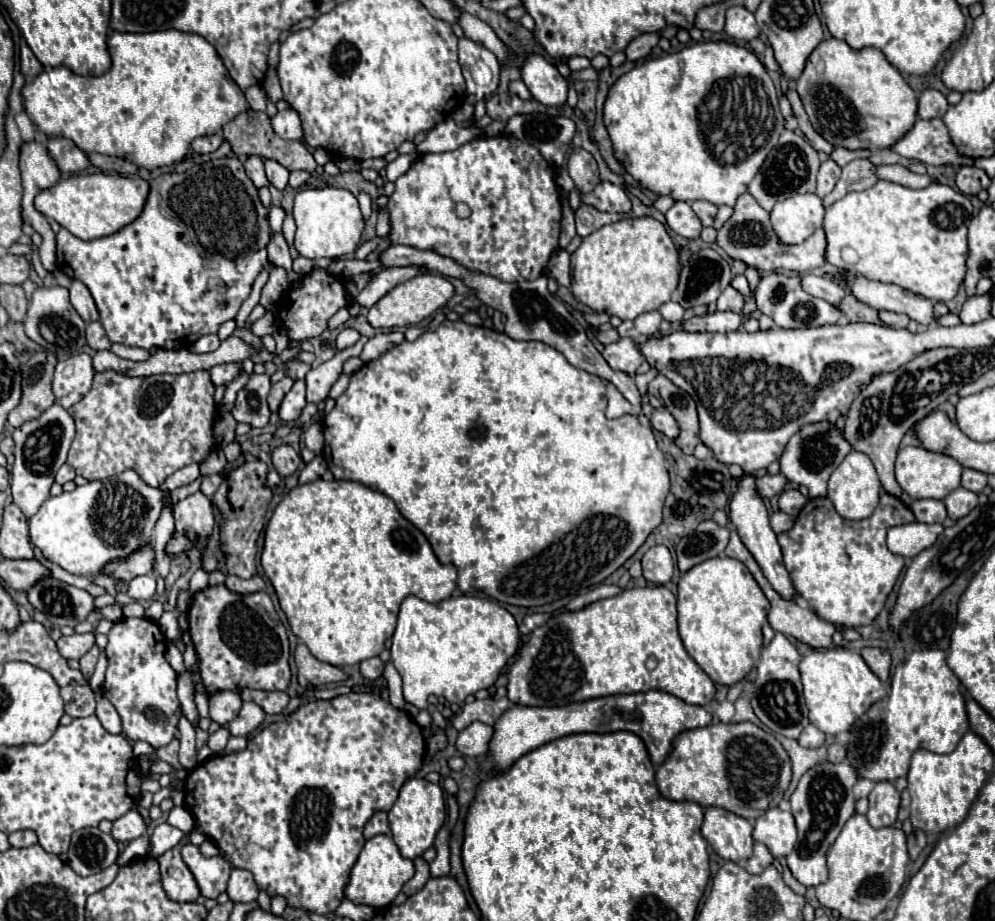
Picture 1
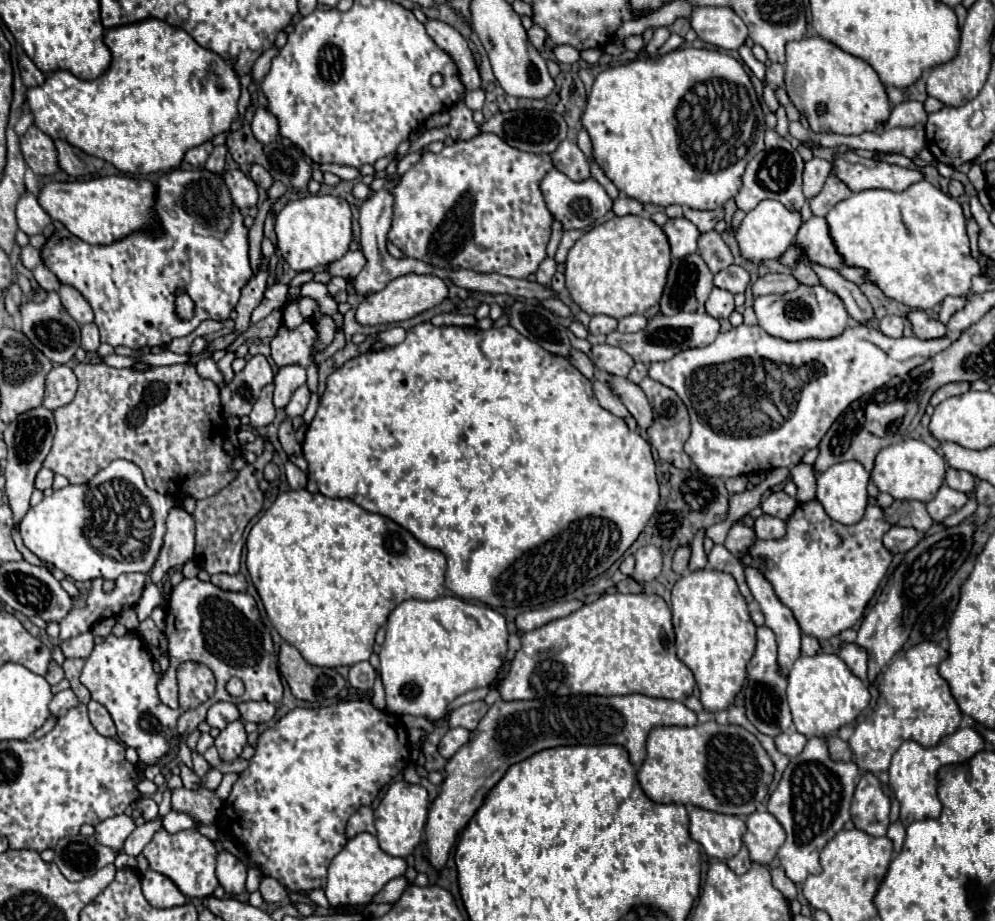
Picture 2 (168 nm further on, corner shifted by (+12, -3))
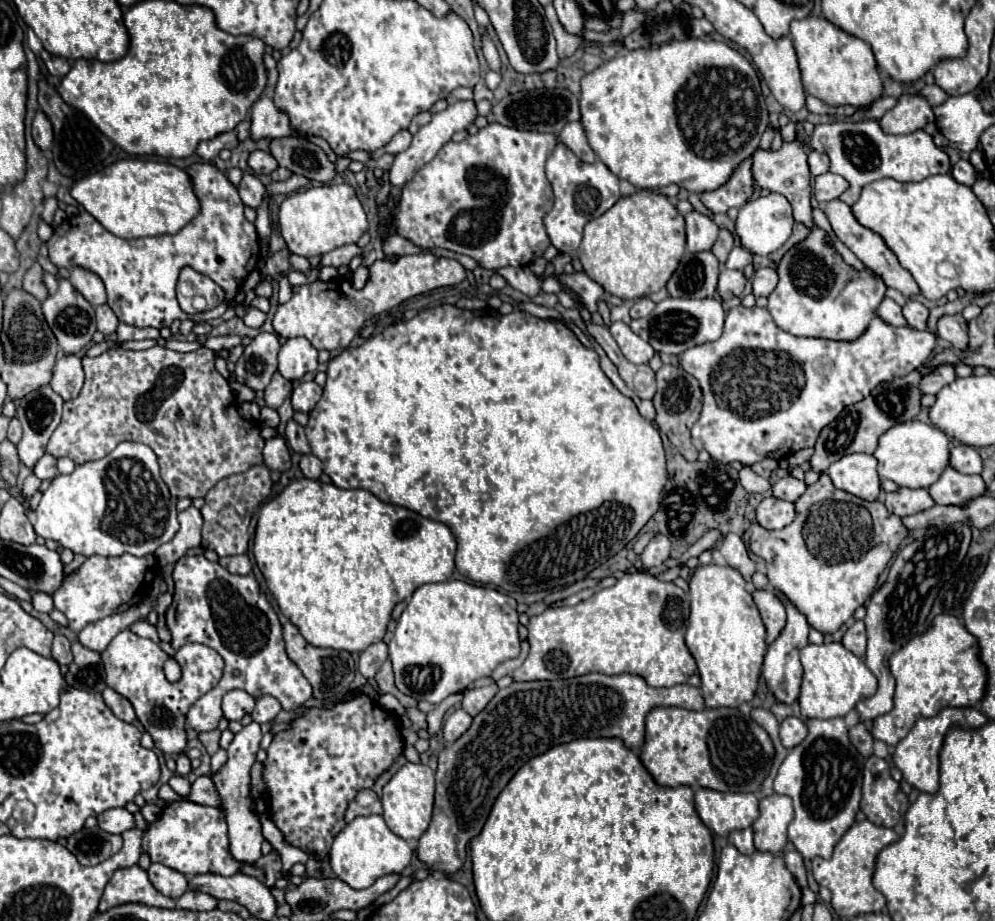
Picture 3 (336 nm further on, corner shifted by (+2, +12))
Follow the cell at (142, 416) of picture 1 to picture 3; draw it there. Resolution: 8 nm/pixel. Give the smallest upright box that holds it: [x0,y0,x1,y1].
[46,347,264,497]

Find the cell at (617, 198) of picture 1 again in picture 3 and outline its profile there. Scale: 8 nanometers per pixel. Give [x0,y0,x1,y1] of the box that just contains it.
[544,143,620,253]

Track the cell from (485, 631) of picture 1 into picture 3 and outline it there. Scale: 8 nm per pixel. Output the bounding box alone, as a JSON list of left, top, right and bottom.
[388,581,520,703]

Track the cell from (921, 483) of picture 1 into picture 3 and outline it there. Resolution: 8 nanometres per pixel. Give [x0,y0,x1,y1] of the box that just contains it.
[874,421,948,489]

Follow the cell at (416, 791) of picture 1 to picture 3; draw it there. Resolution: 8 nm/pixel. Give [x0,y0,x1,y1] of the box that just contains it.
[382,763,434,839]

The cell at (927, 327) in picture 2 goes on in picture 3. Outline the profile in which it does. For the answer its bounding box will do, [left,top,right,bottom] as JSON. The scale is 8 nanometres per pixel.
[938,315,968,349]

